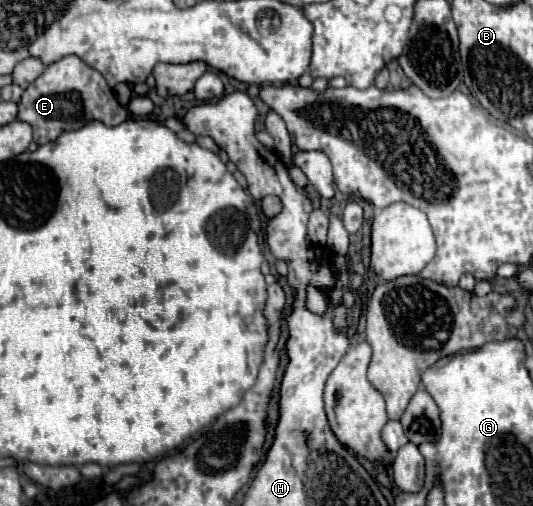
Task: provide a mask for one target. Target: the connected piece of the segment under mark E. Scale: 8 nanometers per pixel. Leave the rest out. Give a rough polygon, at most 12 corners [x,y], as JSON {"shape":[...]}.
{"shape":[[65,56],[23,92],[35,142],[127,120],[101,72]]}

